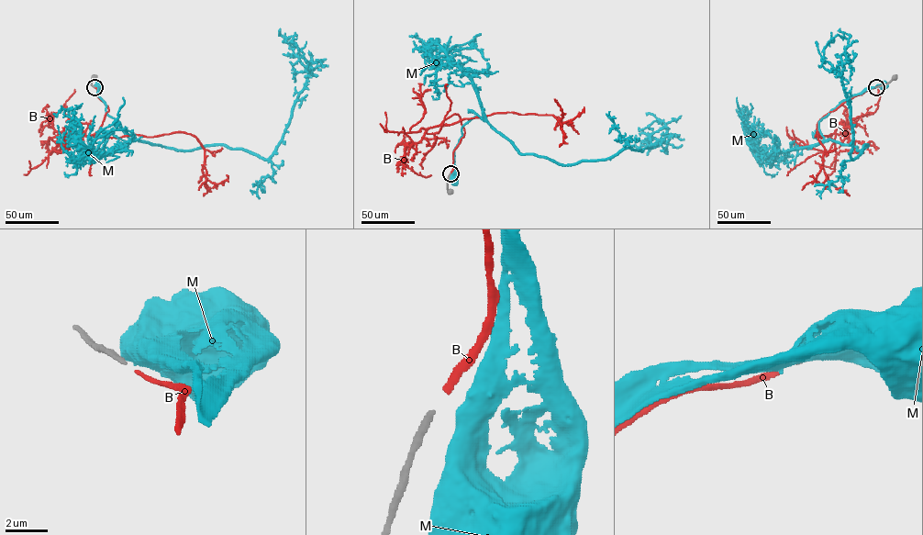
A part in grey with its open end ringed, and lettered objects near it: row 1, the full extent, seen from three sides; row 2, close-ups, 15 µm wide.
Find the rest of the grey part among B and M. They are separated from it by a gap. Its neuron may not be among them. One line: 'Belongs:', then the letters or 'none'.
Belongs: B

